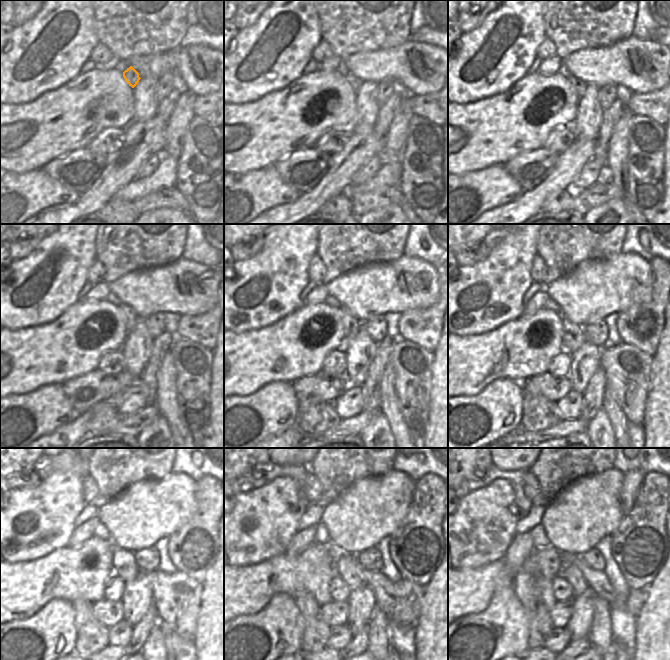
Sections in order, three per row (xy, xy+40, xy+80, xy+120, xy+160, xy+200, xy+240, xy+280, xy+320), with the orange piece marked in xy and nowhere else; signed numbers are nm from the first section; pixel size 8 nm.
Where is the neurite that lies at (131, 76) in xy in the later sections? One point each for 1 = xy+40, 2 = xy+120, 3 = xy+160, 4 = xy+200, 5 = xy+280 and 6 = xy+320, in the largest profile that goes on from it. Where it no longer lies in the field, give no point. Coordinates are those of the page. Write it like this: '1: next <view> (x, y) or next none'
1: next xy+40 (355, 82)
2: next xy+120 (132, 318)
3: next xy+160 (352, 325)
4: next xy+200 (573, 337)
5: next xy+280 (348, 567)
6: next xy+320 (572, 574)

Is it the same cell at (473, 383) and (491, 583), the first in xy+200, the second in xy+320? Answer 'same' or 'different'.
same

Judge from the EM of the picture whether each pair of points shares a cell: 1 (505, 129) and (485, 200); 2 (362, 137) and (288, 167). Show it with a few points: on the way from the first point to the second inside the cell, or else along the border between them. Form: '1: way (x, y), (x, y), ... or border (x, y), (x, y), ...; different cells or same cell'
1: border (504, 163), (494, 163), (481, 169), (472, 170); different cells
2: border (333, 154), (330, 160), (330, 168), (324, 176); different cells

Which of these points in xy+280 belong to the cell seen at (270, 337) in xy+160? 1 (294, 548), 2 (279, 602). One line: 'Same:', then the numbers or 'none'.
Same: none

